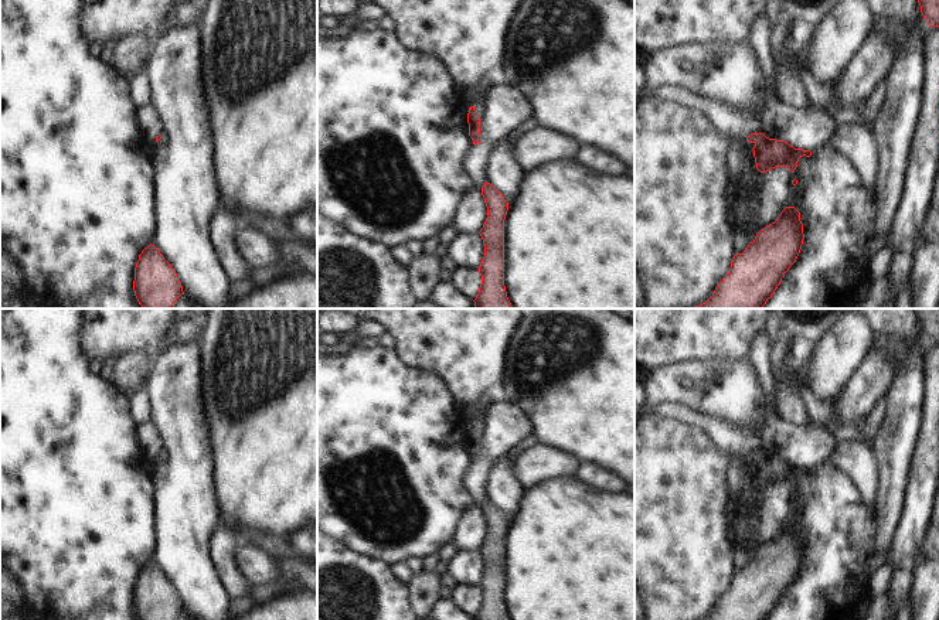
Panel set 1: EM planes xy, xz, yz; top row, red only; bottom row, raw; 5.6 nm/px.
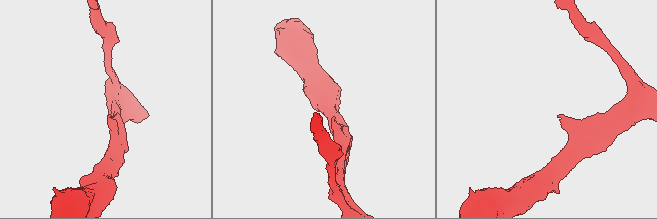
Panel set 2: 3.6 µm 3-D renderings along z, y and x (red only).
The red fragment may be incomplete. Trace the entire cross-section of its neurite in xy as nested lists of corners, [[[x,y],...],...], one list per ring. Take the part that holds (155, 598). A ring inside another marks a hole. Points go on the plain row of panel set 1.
[[[152,561],[139,572],[133,607],[139,620],[176,620],[184,612],[176,587]]]

